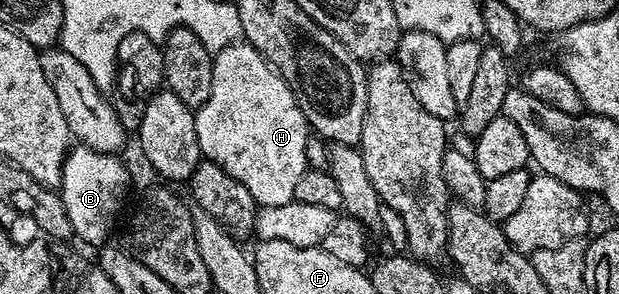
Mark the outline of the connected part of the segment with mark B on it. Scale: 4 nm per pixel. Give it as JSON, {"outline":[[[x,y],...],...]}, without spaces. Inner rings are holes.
{"outline":[[[78,145],[71,148],[62,166],[60,194],[71,232],[92,247],[103,246],[109,240],[128,185],[128,173],[119,161],[115,155]]]}

